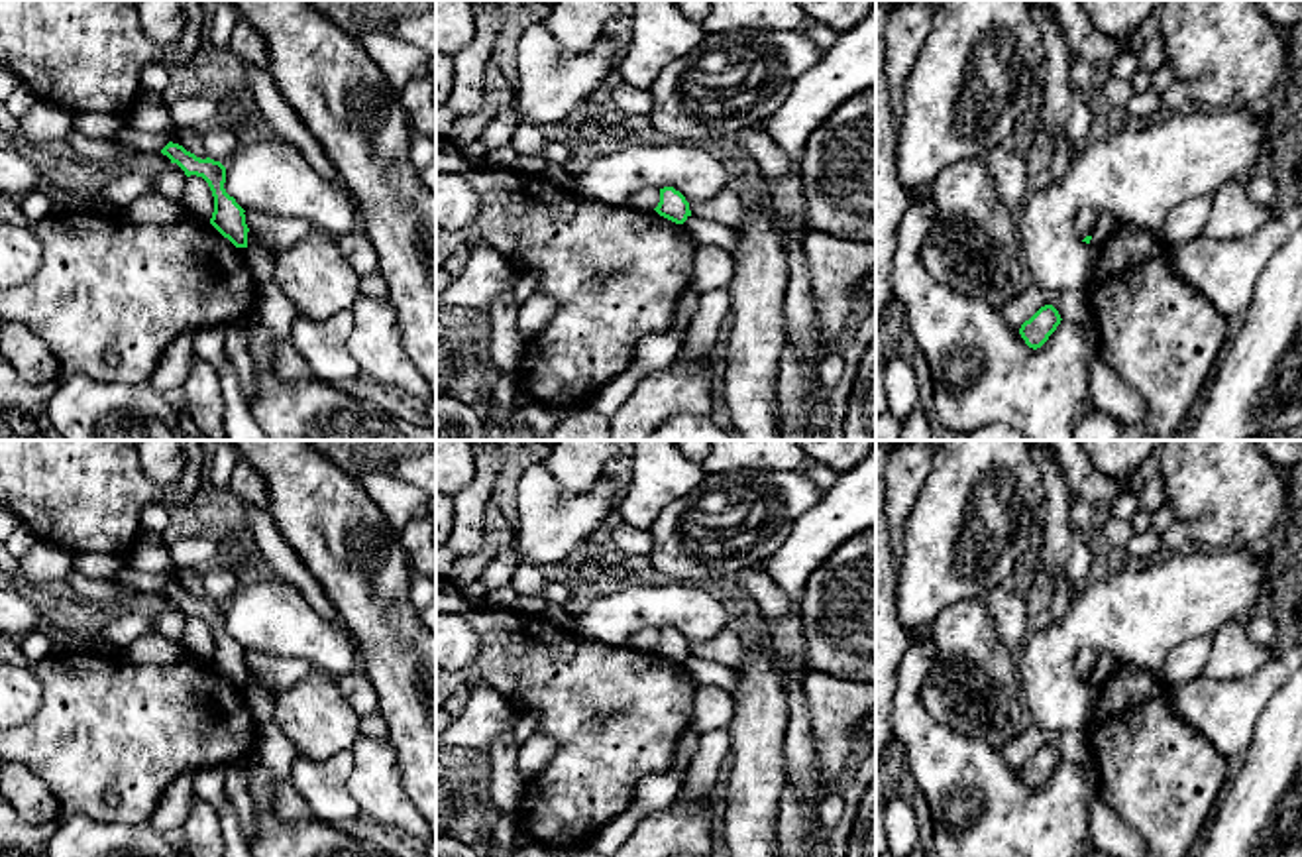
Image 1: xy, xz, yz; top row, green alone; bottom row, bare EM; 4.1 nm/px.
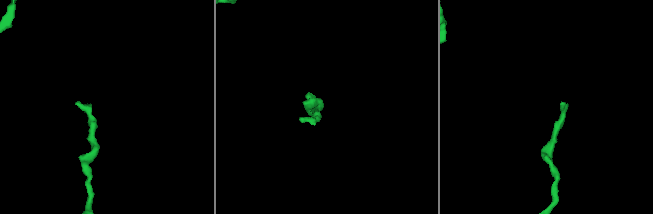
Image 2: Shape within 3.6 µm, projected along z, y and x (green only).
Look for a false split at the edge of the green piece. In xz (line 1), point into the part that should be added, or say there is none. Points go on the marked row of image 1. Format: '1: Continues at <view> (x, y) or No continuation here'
1: No continuation here

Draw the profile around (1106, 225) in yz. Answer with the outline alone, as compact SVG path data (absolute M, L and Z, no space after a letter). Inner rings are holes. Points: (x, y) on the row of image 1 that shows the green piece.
M1106 214L1098 216L1098 222L1090 234L1092 248L1102 250L1108 238L1115 232L1115 228L1117 228L1117 222L1112 216L1106 216Z

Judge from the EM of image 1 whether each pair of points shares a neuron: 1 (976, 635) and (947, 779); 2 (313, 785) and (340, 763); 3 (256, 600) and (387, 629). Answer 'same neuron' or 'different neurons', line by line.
1: different neurons
2: same neuron
3: different neurons

